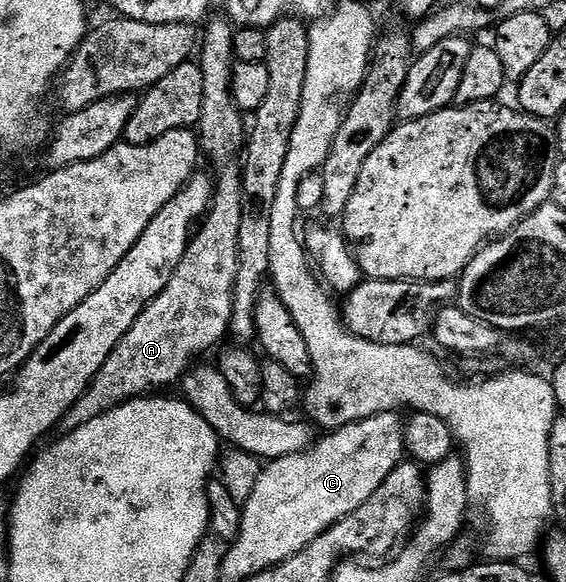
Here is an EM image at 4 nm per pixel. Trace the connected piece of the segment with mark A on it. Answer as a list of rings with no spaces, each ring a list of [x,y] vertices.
[[[228,21],[212,22],[204,27],[205,34],[203,30],[199,38],[203,112],[197,121],[195,133],[199,139],[200,153],[204,157],[206,154],[213,165],[213,202],[209,205],[208,214],[190,237],[187,252],[183,260],[179,260],[175,276],[171,276],[171,284],[167,284],[167,288],[163,288],[163,292],[159,292],[153,303],[138,316],[127,336],[123,336],[111,356],[107,356],[107,364],[103,364],[101,371],[94,376],[85,395],[65,415],[63,426],[66,431],[87,424],[87,420],[95,420],[95,416],[130,402],[132,398],[164,391],[161,389],[172,382],[180,383],[186,371],[194,365],[192,362],[212,346],[220,347],[229,334],[239,264],[242,167],[239,159],[247,141],[247,122],[241,119],[244,118],[243,111],[233,99],[234,27]]]

